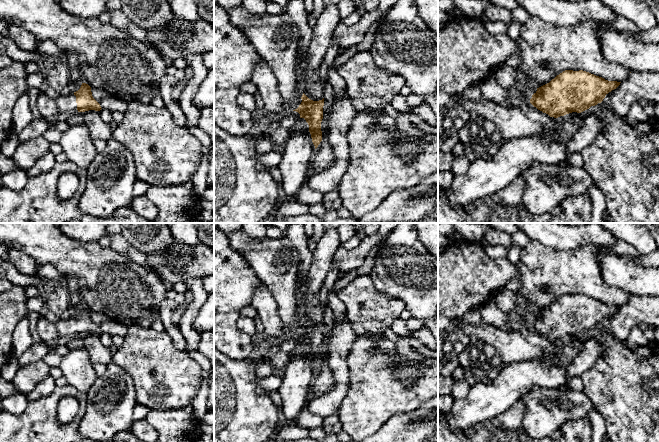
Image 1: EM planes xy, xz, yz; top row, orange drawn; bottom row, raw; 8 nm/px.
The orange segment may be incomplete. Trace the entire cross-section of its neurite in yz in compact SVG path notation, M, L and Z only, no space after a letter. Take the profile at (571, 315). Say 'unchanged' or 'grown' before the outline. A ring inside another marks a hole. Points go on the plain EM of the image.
unchanged; M565 294L537 312L530 327L550 341L581 337L601 327L621 306L608 305L589 296Z

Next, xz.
grown; M239 229L228 235L231 247L240 253L250 264L251 268L271 292L277 304L277 312L287 335L296 335L300 342L304 342L309 349L312 366L315 373L322 365L321 346L323 343L324 322L319 325L309 323L304 317L299 302L299 293L296 289L298 277L299 254L295 246L287 237L253 241L244 229Z

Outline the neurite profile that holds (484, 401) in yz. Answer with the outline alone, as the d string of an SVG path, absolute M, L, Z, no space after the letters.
M593 331L558 341L555 354L542 360L524 360L502 366L494 380L471 386L464 398L454 400L448 412L438 414L438 420L445 422L453 433L460 433L505 413L534 388L567 384L567 368L581 353Z

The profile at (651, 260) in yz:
M659 248L648 255L639 255L634 259L636 264L645 267L659 267Z

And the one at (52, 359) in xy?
M52 349L48 354L46 354L42 360L49 368L59 367L62 357Z

